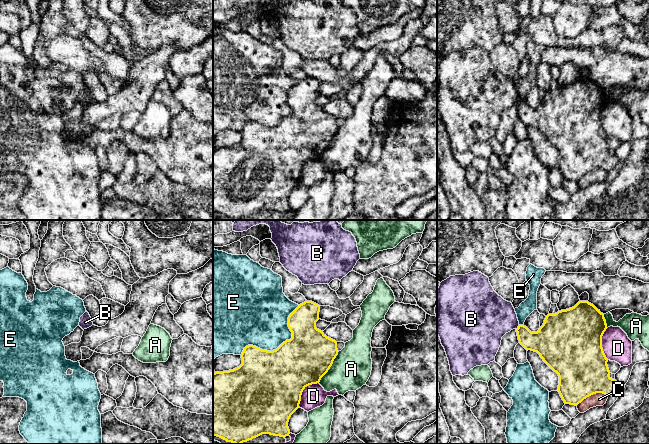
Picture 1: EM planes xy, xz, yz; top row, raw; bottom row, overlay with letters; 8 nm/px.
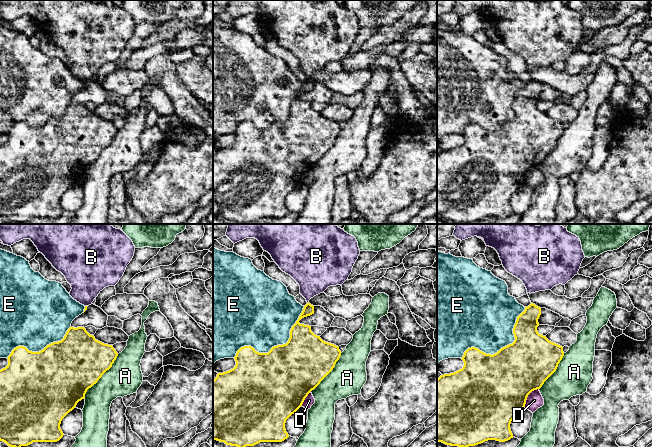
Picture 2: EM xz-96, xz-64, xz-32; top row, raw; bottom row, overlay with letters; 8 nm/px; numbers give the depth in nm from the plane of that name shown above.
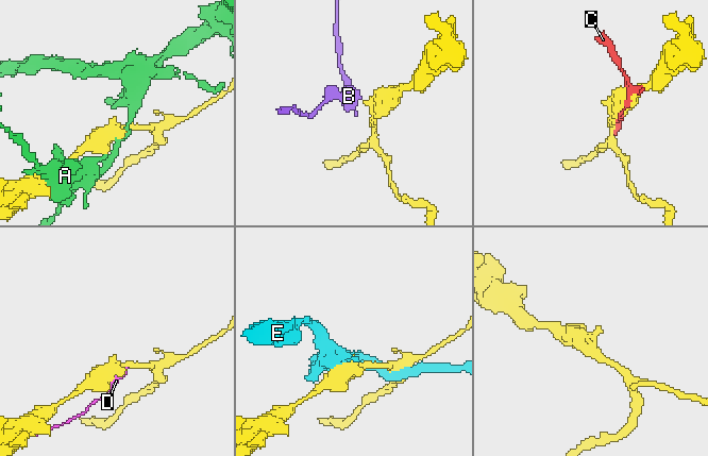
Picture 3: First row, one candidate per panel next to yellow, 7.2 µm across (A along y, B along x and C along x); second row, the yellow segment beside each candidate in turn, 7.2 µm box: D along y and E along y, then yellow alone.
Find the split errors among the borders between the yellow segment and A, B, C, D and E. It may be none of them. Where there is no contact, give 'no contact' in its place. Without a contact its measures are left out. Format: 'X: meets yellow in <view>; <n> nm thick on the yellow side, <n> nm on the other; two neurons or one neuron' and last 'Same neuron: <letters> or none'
A: meets yellow in xz; 400 nm thick on the yellow side, 320 nm on the other; two neurons
B: meets yellow in yz; 220 nm thick on the yellow side, 380 nm on the other; two neurons
C: meets yellow in yz; 400 nm thick on the yellow side, 110 nm on the other; two neurons
D: meets yellow in xz; 500 nm thick on the yellow side, 190 nm on the other; two neurons
E: meets yellow in xz; 420 nm thick on the yellow side, 420 nm on the other; two neurons
Same neuron: none

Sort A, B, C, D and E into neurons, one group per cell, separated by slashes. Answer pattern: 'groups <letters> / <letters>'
groups A / B / C / D / E

